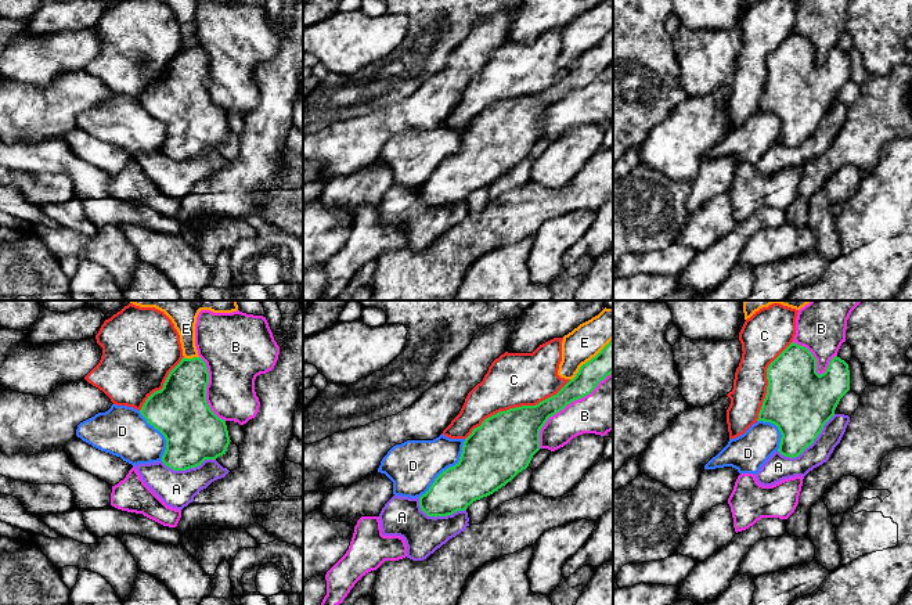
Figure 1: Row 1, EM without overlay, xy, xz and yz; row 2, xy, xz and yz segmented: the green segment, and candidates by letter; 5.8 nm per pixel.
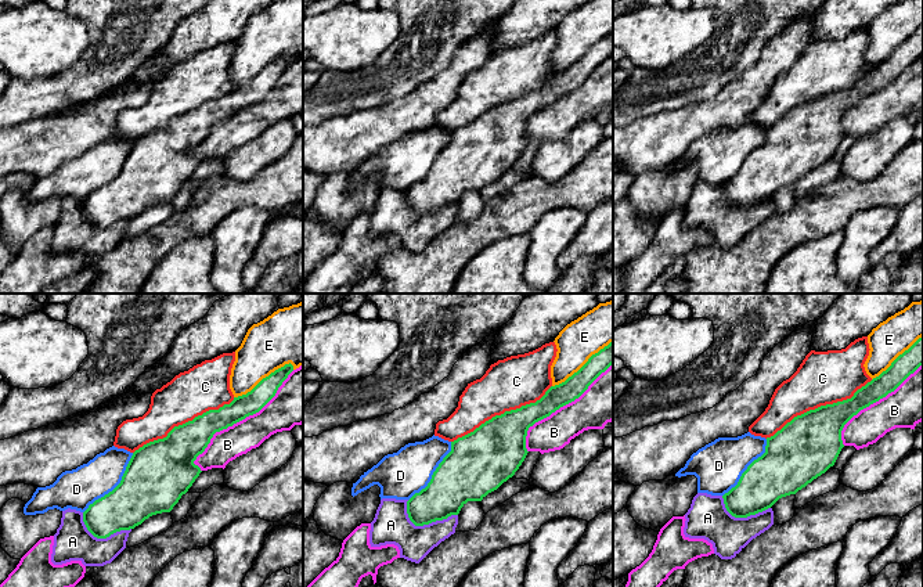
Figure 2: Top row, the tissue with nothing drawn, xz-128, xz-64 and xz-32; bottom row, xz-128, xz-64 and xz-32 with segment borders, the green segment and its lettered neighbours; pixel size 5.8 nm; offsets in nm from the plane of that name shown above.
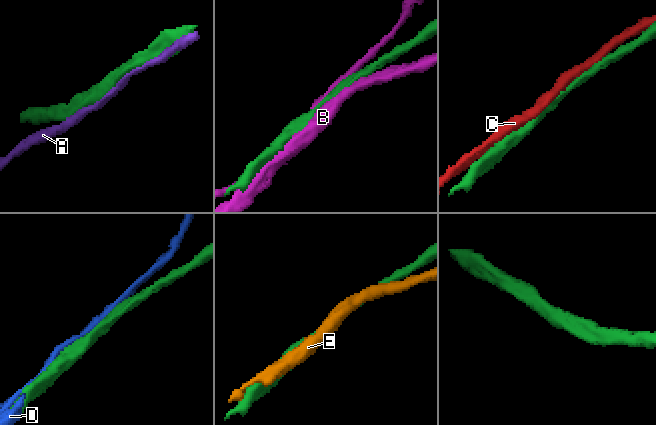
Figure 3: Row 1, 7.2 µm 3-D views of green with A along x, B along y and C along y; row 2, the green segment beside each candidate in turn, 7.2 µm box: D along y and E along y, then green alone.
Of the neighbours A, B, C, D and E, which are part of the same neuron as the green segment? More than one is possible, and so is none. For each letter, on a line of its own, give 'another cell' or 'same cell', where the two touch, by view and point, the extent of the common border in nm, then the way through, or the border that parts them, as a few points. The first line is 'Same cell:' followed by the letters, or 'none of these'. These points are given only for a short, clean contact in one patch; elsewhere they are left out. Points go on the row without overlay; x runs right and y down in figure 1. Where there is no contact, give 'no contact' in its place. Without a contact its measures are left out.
Same cell: D
A: another cell; contact yz (808, 134); length 400 nm
B: another cell; contact xz (565, 96); length 600 nm
C: another cell; contact xz (516, 97); length 700 nm
D: same cell; contact xz (447, 158); length 440 nm
E: another cell; contact xz (591, 49); length 340 nm

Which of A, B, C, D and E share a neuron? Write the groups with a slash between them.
A E / B / C / D

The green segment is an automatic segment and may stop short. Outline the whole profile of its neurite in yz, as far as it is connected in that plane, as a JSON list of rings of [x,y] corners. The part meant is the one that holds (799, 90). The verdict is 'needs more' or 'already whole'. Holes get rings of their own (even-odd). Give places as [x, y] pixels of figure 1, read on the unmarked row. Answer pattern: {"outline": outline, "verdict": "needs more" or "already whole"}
{"outline": [[[794,32],[768,55],[767,69],[767,84],[757,112],[743,125],[729,129],[704,159],[732,156],[739,163],[756,165],[775,141],[790,148],[799,147],[814,133],[823,115],[835,105],[840,89],[850,80],[850,60],[844,50],[835,46],[819,65],[814,44]]], "verdict": "needs more"}

